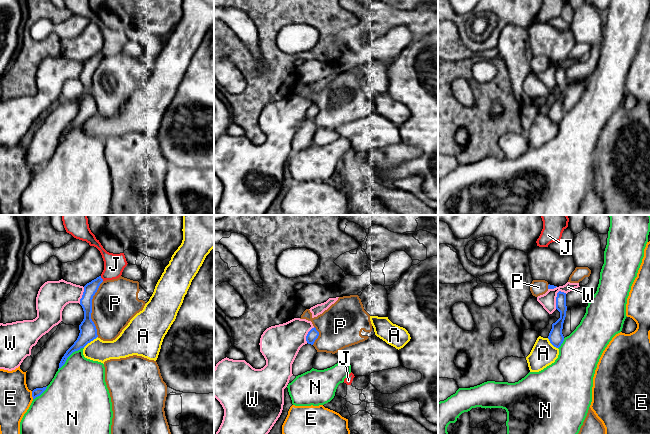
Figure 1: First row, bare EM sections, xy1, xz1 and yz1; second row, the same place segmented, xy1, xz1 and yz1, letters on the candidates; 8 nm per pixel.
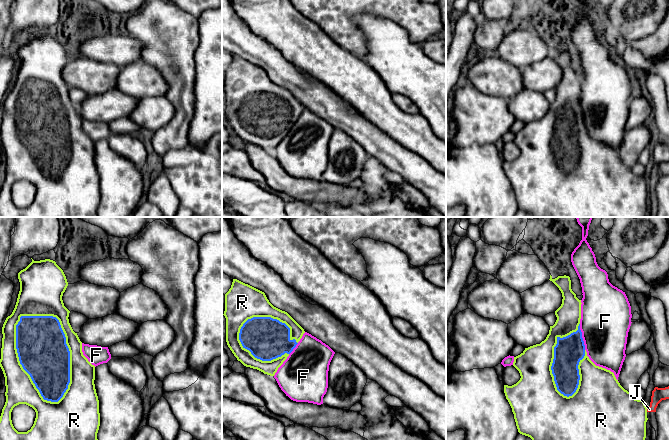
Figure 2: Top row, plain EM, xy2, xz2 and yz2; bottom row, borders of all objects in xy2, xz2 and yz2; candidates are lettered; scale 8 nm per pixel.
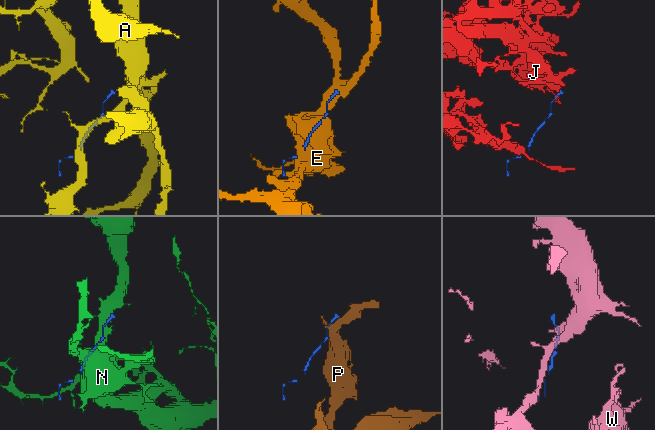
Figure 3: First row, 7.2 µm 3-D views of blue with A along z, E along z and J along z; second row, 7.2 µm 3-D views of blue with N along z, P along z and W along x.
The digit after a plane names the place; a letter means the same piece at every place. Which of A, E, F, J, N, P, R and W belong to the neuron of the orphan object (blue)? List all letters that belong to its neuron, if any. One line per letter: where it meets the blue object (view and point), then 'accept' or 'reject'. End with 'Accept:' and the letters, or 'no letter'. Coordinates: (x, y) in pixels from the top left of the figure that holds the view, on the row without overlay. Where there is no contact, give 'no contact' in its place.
A: contact xy1 (90, 117); reject
E: contact xy1 (32, 171); reject
F: contact yz2 (581, 113); reject
J: contact xy1 (101, 54); reject
N: contact xy1 (69, 131); reject
P: contact xy1 (91, 85); reject
R: contact xy2 (20, 139); accept
W: contact yz1 (556, 73); reject
Accept: R

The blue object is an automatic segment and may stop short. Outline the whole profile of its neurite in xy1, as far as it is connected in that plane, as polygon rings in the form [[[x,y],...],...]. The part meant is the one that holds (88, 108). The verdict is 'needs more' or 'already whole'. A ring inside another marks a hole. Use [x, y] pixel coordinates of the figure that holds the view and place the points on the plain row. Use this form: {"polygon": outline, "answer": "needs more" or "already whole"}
{"polygon": [[[99,52],[84,62],[84,68],[82,74],[80,75],[80,81],[82,82],[84,87],[84,95],[79,101],[80,109],[77,116],[62,133],[59,139],[59,144],[61,144],[65,140],[67,134],[73,128],[84,124],[88,119],[98,113],[96,102],[91,95],[92,75],[102,58],[103,55],[101,54],[101,52]]], "answer": "already whole"}

